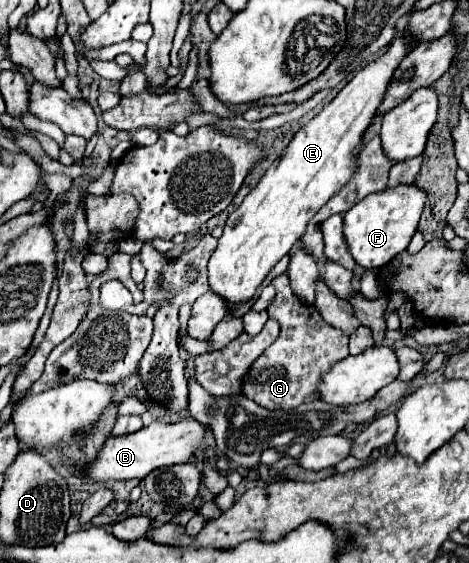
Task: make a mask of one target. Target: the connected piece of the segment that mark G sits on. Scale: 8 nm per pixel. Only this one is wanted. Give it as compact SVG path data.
M286 274L278 276L272 286L278 294L268 306L268 314L280 322L282 330L276 342L252 362L242 380L240 392L268 410L292 410L314 394L322 374L326 374L330 366L348 356L348 336L342 330L326 324L312 304L304 304L298 296L294 296Z

